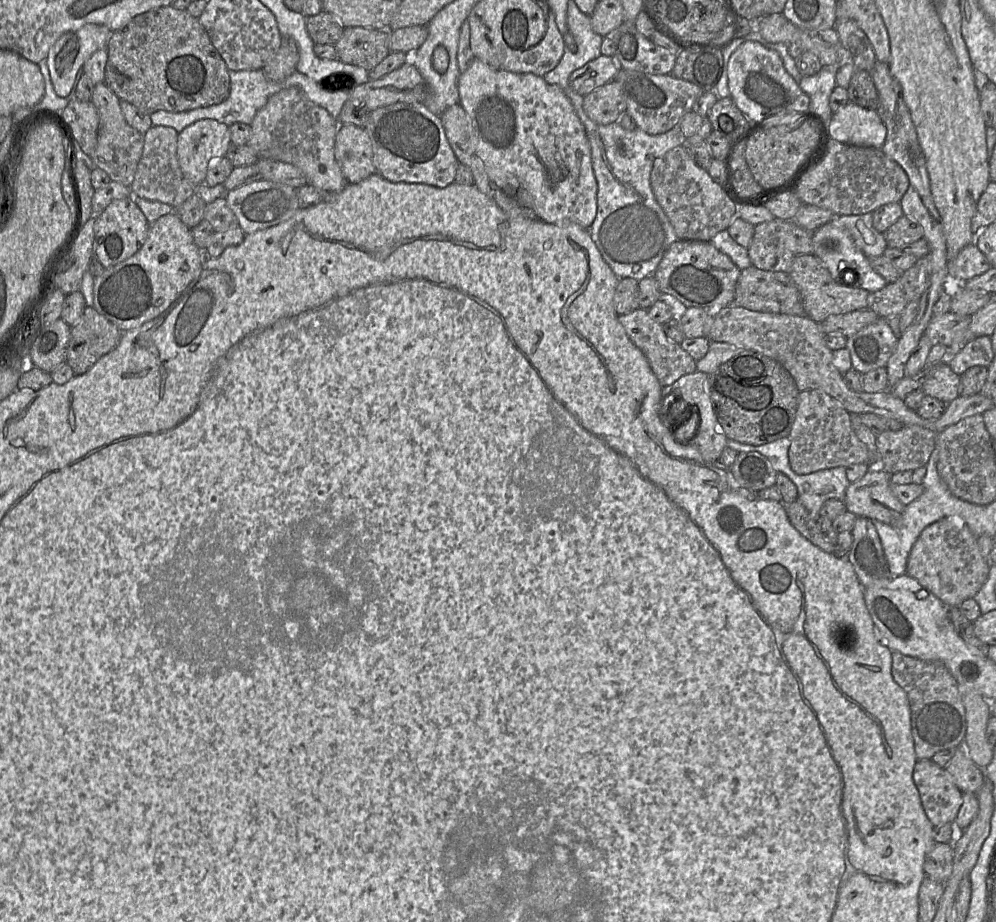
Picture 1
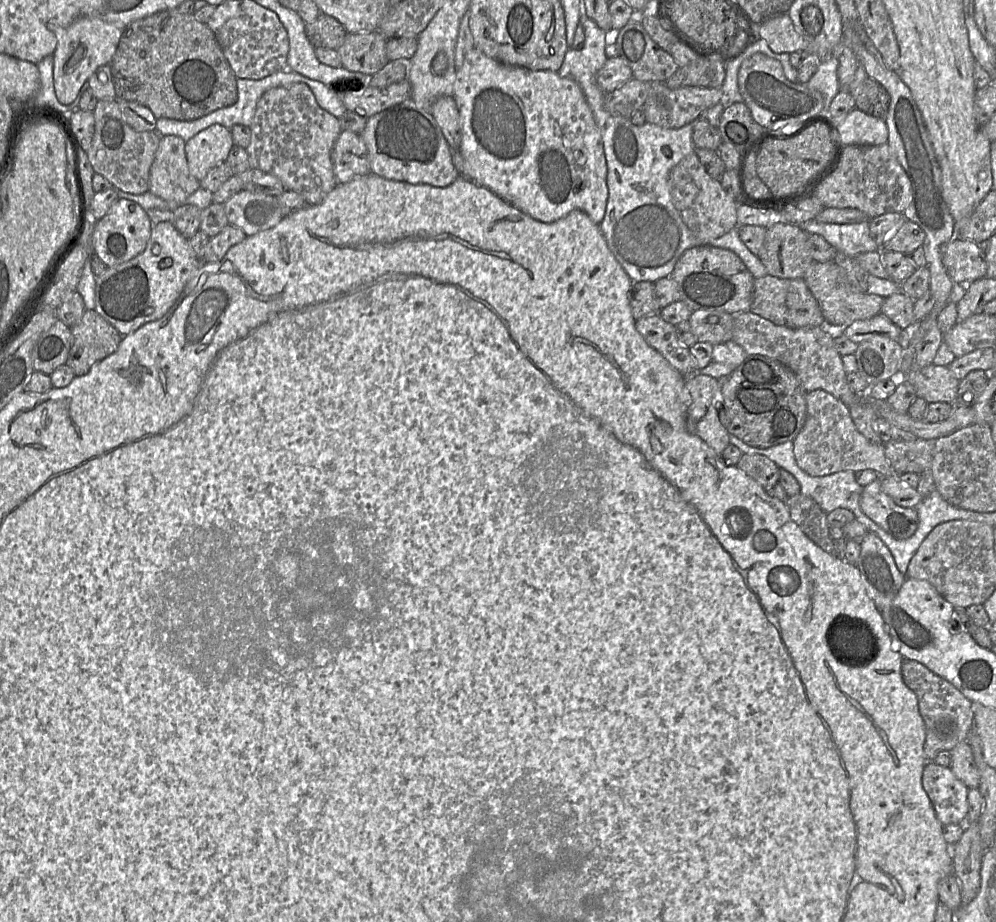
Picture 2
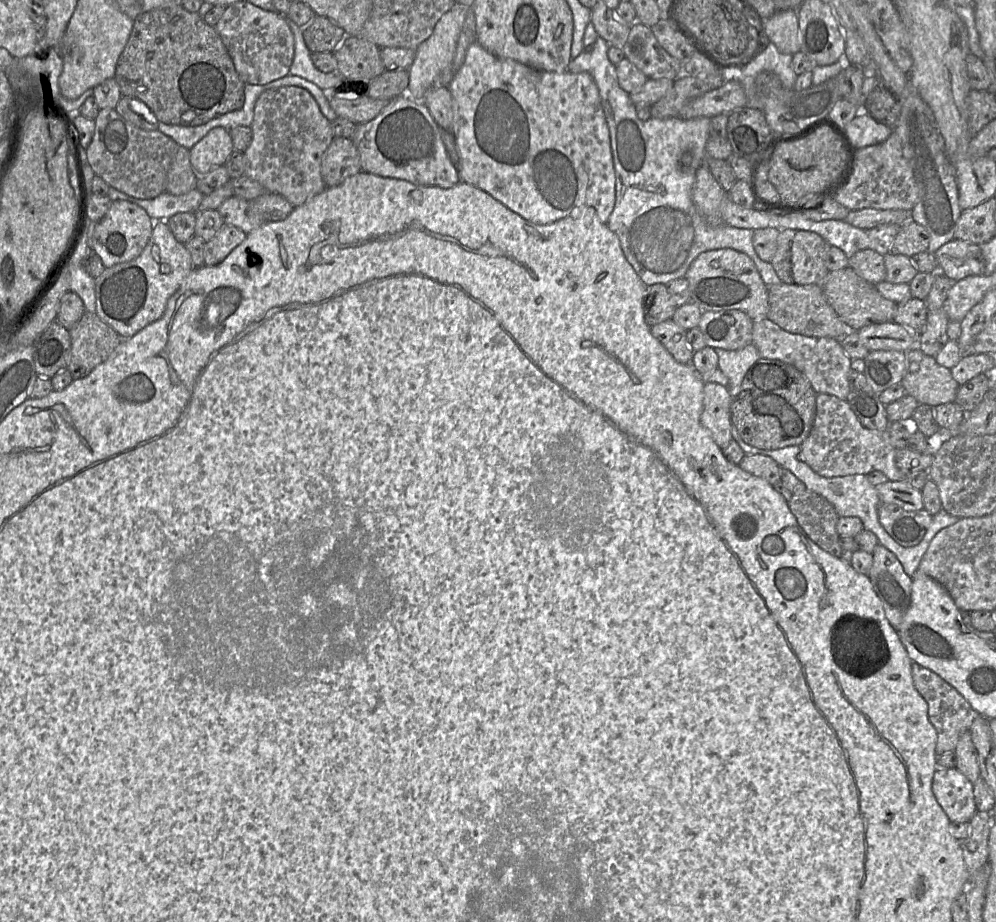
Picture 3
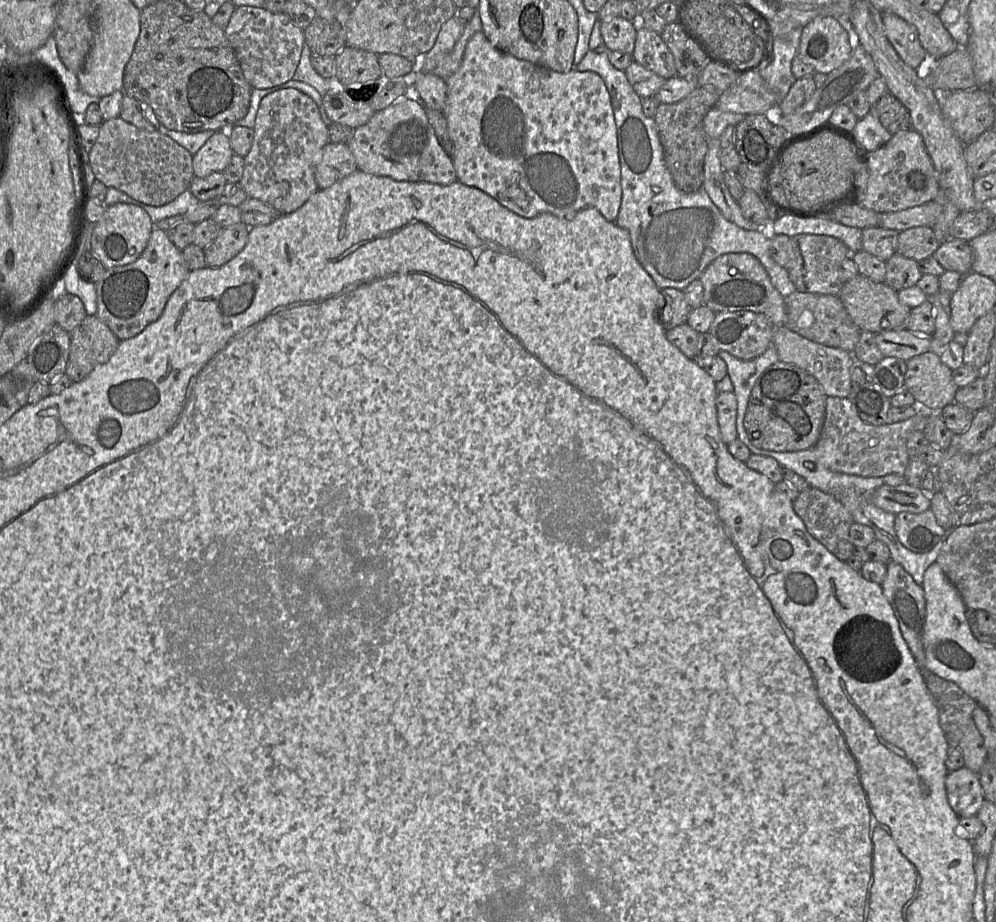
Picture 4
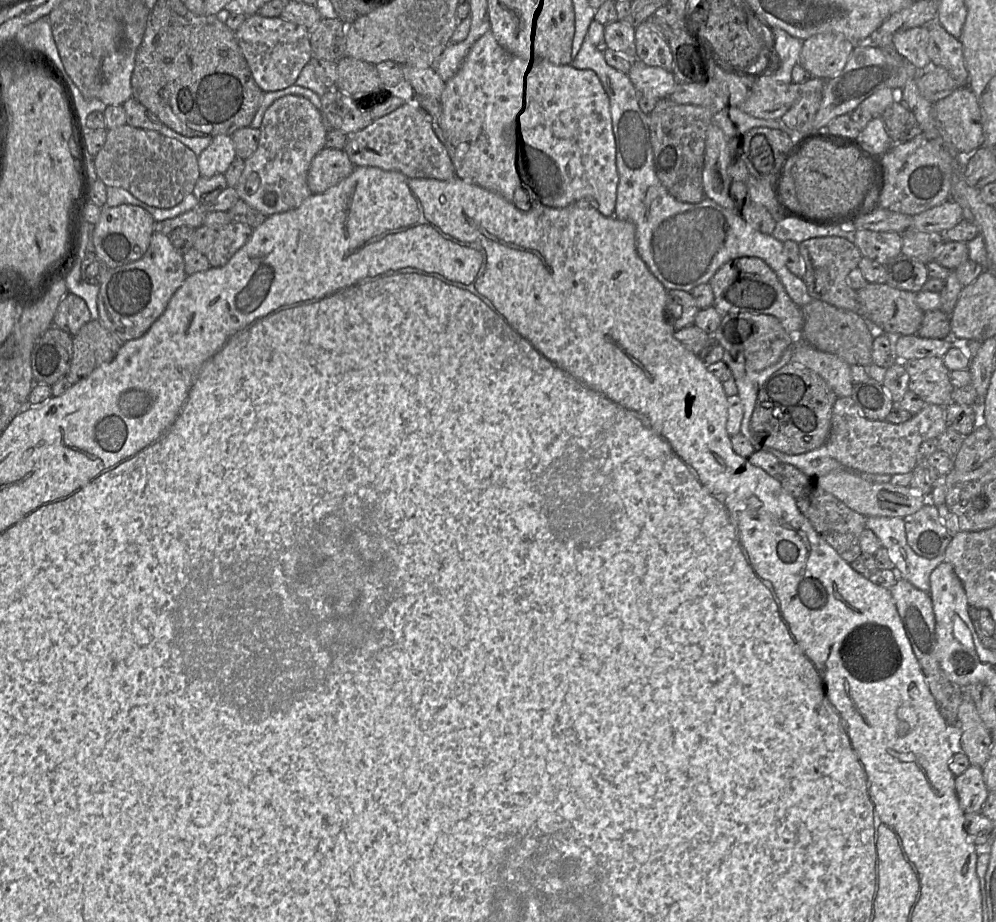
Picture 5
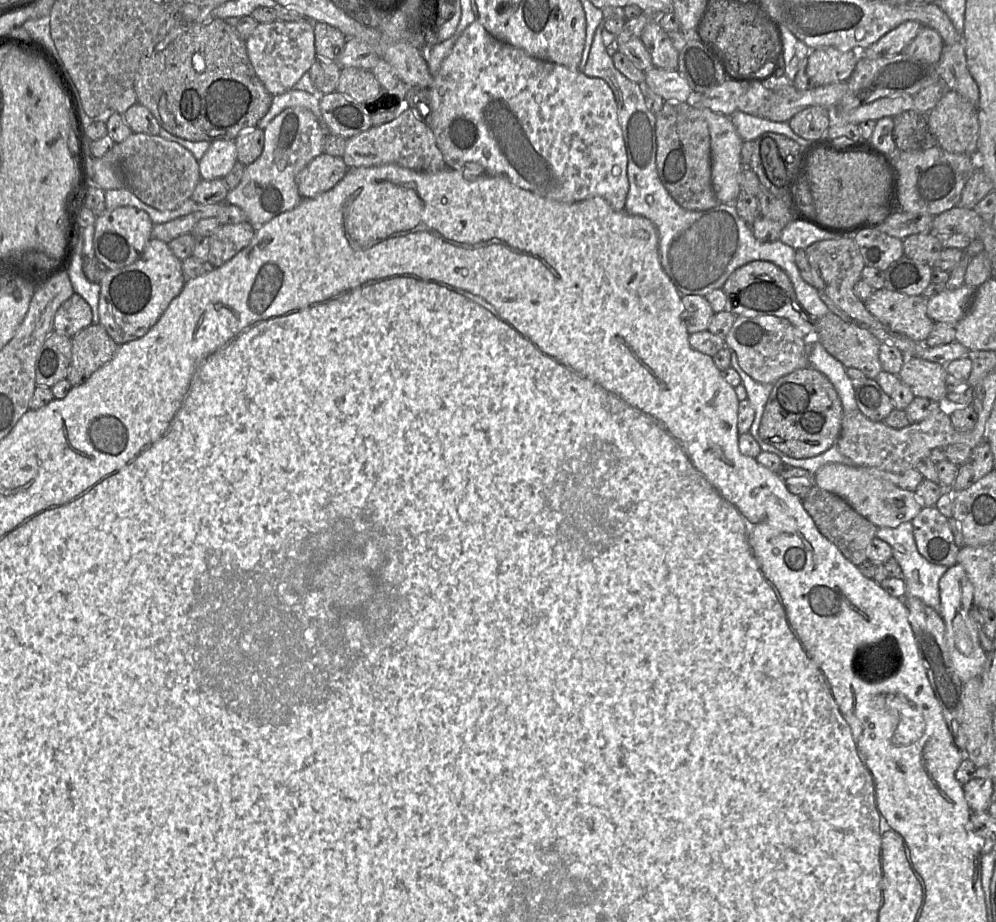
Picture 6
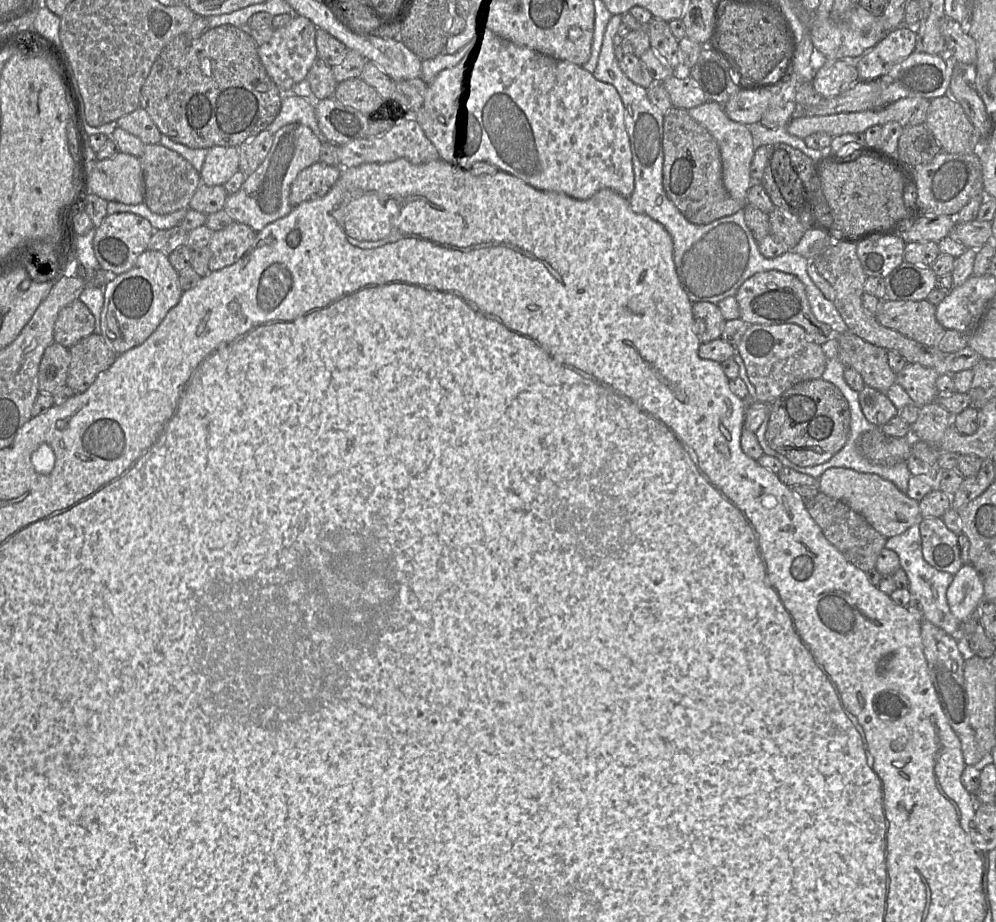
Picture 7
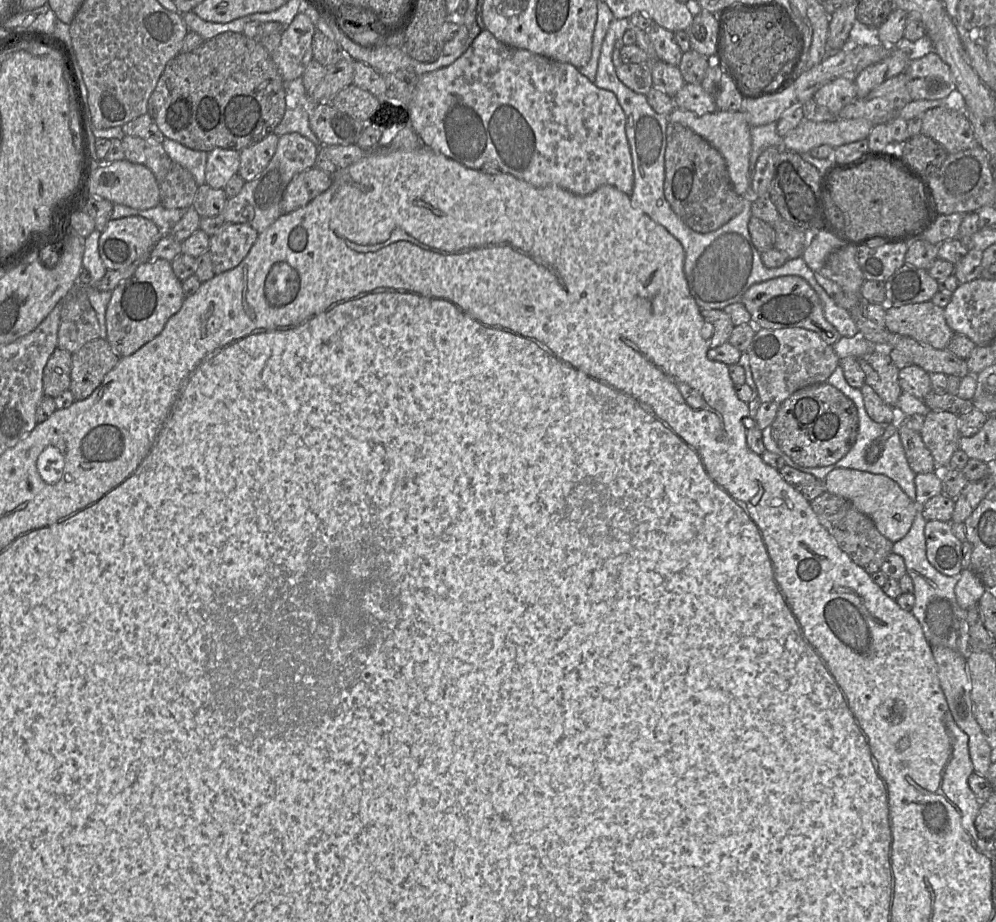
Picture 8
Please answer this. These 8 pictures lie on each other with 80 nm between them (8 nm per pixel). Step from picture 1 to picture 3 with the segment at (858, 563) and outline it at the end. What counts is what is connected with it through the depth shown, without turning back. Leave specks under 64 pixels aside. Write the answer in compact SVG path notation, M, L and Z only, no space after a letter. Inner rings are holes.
M880 543L875 547L872 558L868 577L887 619L897 631L910 606L913 578L905 573L897 557Z

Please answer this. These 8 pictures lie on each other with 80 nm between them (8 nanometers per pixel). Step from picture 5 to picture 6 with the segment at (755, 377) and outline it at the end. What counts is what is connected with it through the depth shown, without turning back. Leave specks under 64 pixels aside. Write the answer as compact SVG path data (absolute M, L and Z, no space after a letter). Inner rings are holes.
M731 352L731 367L734 368L741 377L741 384L747 391L747 400L755 409L754 422L749 430L749 433L758 442L761 451L776 452L776 448L763 441L759 435L759 426L763 411L772 390L773 384L759 383L753 380L740 366L735 352Z

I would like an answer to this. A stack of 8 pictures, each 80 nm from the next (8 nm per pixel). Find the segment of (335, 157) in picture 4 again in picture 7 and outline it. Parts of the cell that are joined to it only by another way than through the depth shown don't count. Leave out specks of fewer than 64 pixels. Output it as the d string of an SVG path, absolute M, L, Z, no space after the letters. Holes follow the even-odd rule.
M318 161L302 170L291 185L289 199L292 207L323 197L340 177L341 169Z

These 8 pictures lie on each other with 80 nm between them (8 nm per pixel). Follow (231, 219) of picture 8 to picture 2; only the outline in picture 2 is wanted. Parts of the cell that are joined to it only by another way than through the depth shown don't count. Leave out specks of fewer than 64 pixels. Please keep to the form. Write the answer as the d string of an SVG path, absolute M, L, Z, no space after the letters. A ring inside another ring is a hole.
M303 83L266 91L259 99L247 148L250 168L276 176L287 191L301 195L307 205L320 203L338 184L331 151L342 129L339 119L323 110Z

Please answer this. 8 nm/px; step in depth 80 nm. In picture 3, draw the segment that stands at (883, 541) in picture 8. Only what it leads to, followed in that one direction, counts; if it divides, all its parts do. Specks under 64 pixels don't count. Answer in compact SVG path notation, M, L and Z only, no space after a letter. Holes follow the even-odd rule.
M806 490L793 494L788 506L802 530L814 543L837 558L842 556L837 531L840 516L830 502L821 495Z

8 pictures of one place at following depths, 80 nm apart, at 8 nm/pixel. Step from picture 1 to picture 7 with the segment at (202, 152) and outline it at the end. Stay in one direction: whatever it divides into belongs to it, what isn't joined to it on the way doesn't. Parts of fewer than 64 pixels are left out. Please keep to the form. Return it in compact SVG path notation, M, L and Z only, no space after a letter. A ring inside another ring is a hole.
M214 146L208 149L202 170L202 184L223 185L239 170L240 156L237 147Z

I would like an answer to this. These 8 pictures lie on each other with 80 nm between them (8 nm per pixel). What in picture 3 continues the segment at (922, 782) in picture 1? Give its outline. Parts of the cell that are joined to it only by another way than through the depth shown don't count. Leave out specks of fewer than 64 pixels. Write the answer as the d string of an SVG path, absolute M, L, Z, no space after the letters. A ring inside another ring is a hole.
M956 768L936 769L932 791L951 822L969 822L977 812L973 786Z

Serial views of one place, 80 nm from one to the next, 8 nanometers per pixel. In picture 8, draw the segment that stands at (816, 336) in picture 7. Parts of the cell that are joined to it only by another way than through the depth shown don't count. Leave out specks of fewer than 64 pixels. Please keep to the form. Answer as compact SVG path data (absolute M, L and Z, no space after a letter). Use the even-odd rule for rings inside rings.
M781 276L754 284L745 292L741 303L750 313L751 323L756 329L804 328L817 333L831 346L842 337L826 320L821 300L815 290L800 276Z

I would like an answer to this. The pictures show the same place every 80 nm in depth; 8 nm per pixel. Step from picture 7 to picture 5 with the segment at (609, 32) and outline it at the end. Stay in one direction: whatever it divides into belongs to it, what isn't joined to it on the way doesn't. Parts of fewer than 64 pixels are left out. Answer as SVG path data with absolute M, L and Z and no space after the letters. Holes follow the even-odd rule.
M588 35L572 61L572 66L578 70L594 71L609 97L619 174L615 217L634 224L639 256L668 291L690 292L700 284L709 283L728 261L741 257L757 257L775 272L795 304L803 307L813 300L805 282L787 268L783 242L791 240L799 244L811 238L841 237L854 243L857 229L852 225L820 227L788 217L778 218L772 235L768 235L752 228L739 212L723 208L707 197L694 204L678 201L657 176L649 116L640 109L640 94L628 75L609 66L604 53L589 40Z

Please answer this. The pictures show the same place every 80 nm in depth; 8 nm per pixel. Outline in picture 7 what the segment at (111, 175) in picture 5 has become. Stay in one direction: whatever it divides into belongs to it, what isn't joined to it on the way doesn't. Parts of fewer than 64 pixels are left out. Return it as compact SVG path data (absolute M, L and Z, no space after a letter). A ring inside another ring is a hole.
M145 144L143 154L138 157L145 183L144 203L157 214L170 214L189 208L190 201L201 185L200 173L177 152L159 144Z

